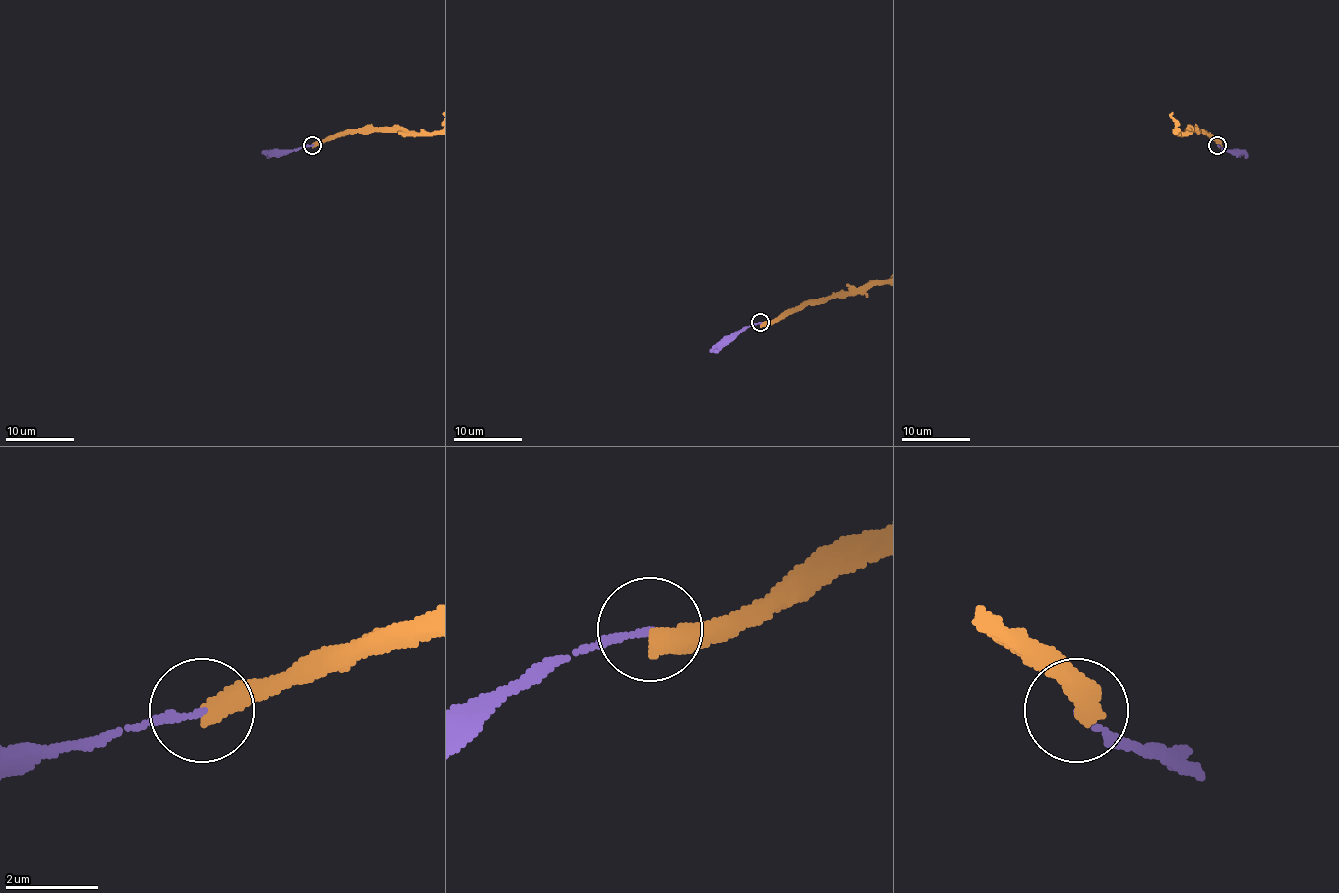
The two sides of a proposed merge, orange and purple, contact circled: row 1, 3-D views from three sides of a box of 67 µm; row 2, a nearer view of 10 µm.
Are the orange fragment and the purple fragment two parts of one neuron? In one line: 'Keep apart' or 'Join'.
Keep apart

